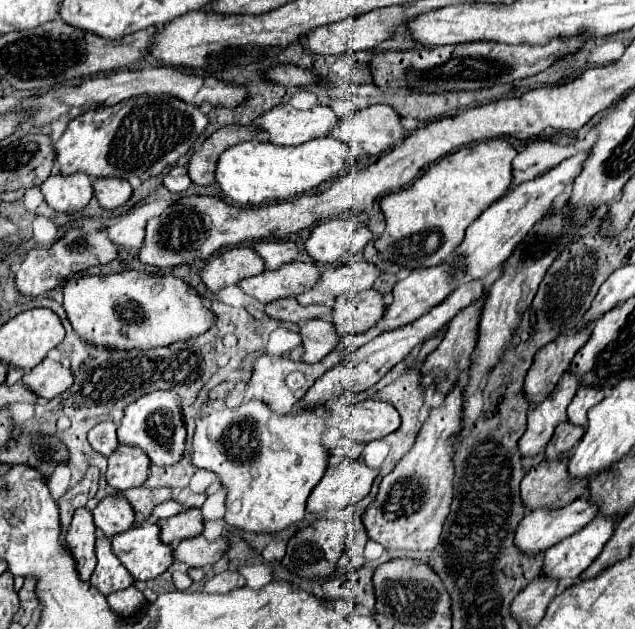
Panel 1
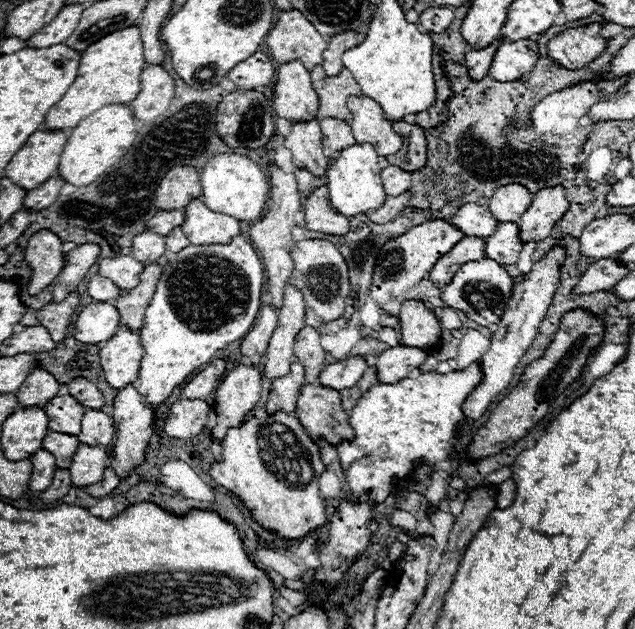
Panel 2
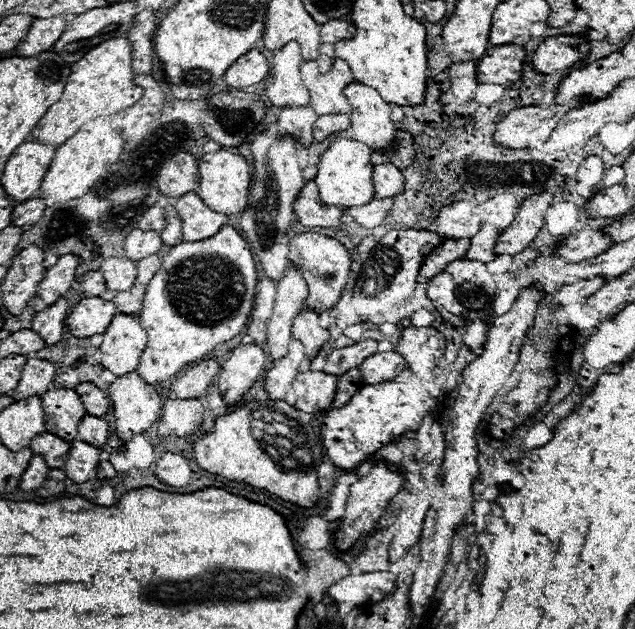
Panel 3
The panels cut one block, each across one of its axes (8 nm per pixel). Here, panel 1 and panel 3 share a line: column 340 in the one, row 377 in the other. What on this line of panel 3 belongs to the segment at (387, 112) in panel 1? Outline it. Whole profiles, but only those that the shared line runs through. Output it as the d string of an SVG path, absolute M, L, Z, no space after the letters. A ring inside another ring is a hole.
M136 372L126 374L116 378L110 386L108 386L108 396L112 402L112 410L114 410L114 420L116 420L116 434L118 438L126 444L130 442L136 434L146 432L158 418L160 418L160 410L162 410L162 400L160 394L156 392L154 386L146 384Z

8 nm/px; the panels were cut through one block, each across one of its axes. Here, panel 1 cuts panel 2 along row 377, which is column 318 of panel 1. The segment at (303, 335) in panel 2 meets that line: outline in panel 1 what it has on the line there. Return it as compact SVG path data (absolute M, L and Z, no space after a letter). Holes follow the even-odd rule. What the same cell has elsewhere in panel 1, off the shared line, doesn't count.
M282 298L264 306L264 312L282 322L304 324L314 318L328 318L332 314L330 306L302 306L296 298Z

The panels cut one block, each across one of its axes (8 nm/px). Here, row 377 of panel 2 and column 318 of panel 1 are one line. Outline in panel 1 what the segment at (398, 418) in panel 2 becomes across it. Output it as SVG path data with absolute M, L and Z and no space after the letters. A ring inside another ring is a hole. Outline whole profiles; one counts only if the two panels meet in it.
M212 400L202 408L196 418L196 434L192 442L192 464L198 468L212 470L220 476L220 482L226 490L226 524L236 526L244 532L254 534L276 534L286 530L290 524L304 520L306 498L312 488L322 480L326 472L328 452L322 446L322 434L326 432L326 422L316 410L292 412L286 416L272 414L262 402L242 404L238 410L214 408Z

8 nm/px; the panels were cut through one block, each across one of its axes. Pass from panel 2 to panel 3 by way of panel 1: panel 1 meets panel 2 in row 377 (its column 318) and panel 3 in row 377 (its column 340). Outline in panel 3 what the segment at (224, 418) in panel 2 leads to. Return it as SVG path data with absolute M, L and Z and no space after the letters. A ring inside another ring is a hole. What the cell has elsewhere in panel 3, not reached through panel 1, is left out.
M246 344L232 350L216 382L226 406L238 406L242 396L264 374L264 362L266 352L260 344Z

